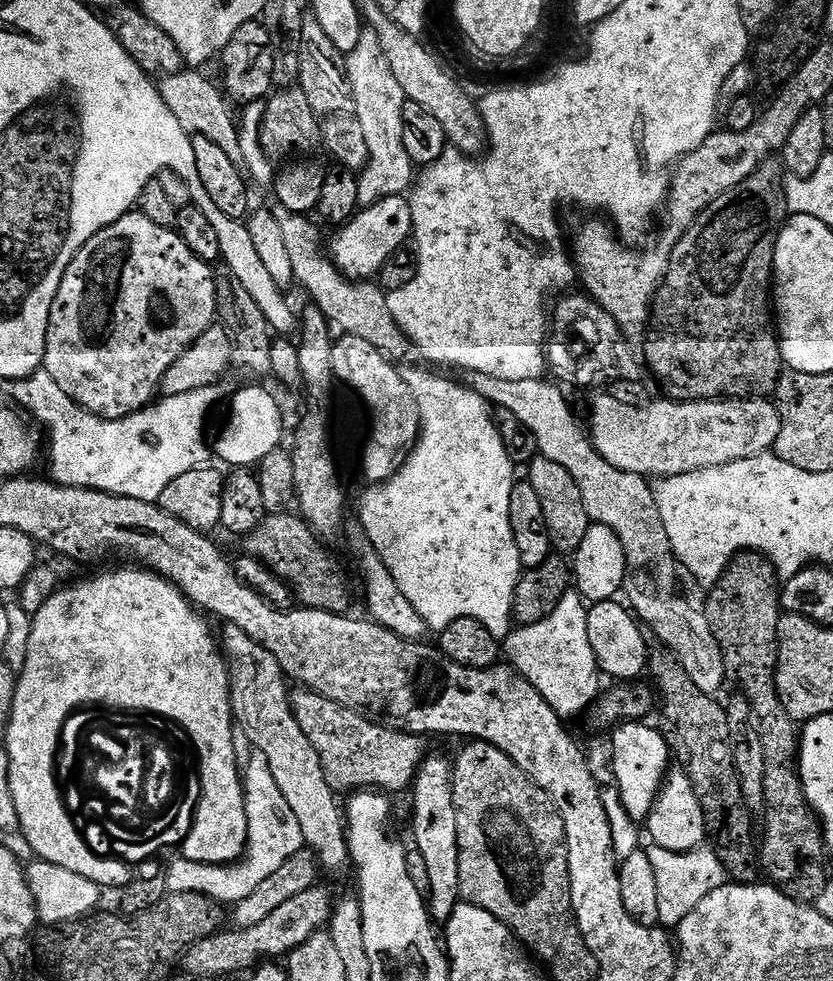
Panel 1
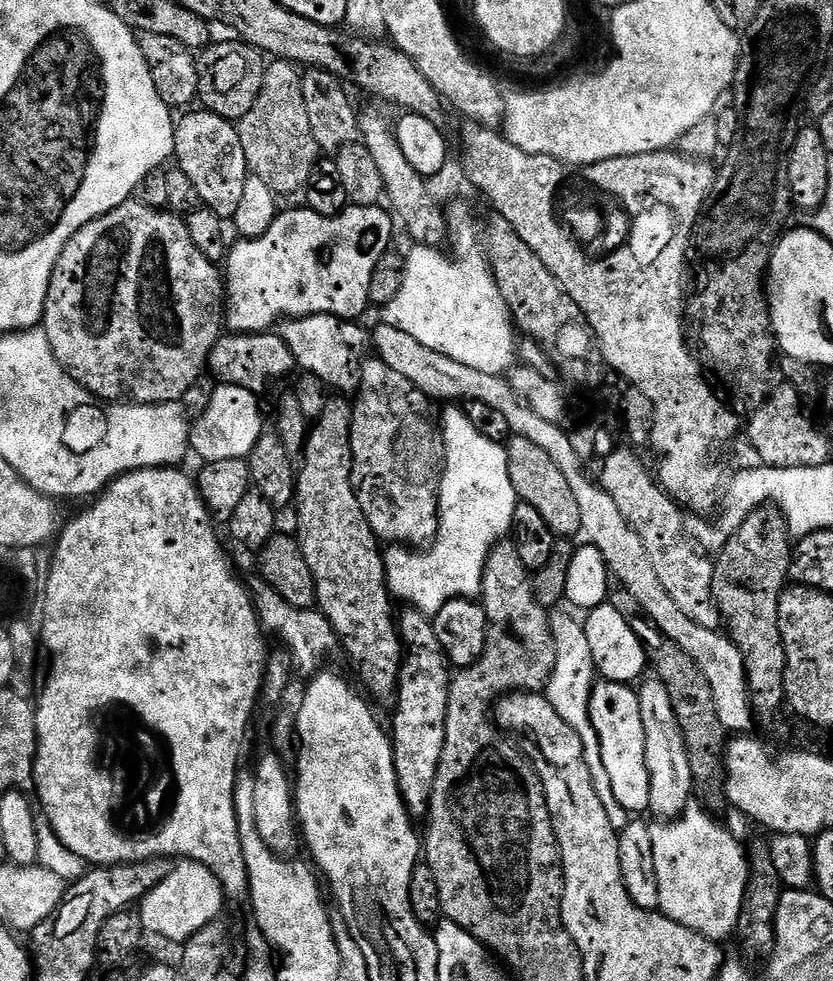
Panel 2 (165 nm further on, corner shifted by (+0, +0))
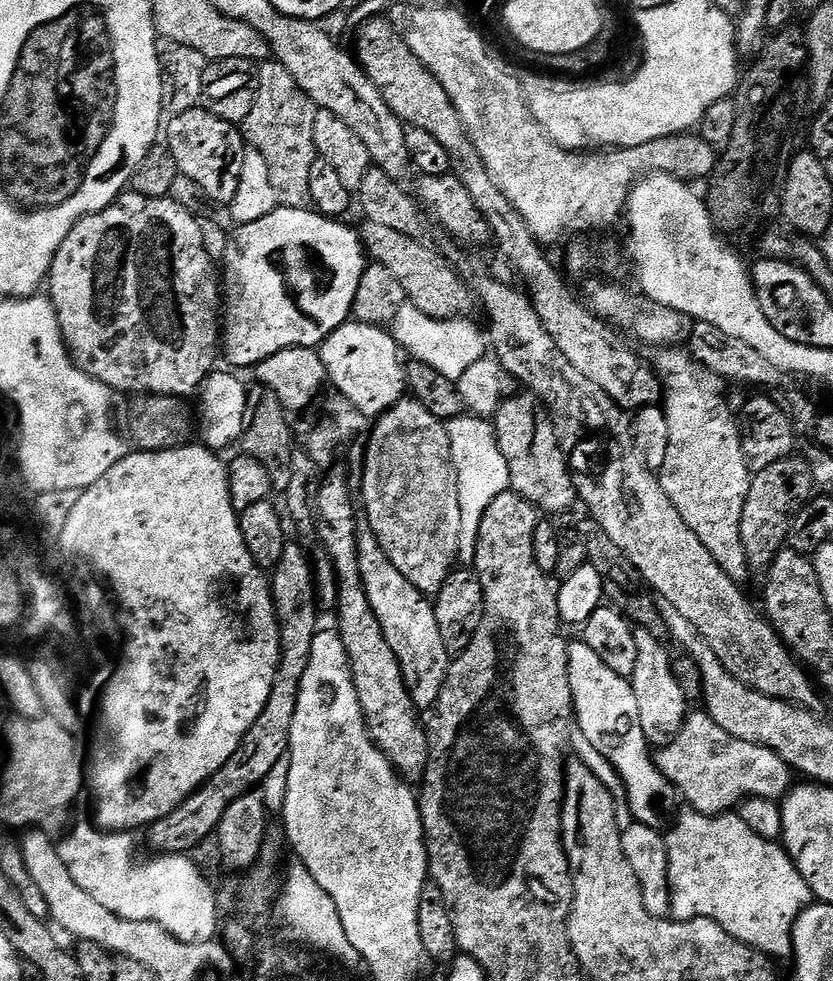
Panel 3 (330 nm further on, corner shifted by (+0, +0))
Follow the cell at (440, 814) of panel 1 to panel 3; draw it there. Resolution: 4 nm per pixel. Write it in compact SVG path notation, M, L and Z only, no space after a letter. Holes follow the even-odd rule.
M367 530L357 531L356 541L358 542L358 570L362 570L362 584L366 590L366 596L370 598L370 606L382 626L382 634L386 638L390 650L394 650L394 654L398 658L402 678L406 682L406 690L418 710L435 709L438 698L442 694L442 686L448 677L450 654L442 642L442 633L438 631L438 618L433 601L425 593L419 592L404 577L402 570L398 570L398 566L394 566L394 562L390 562L390 558L386 558L386 550L382 550L374 533Z

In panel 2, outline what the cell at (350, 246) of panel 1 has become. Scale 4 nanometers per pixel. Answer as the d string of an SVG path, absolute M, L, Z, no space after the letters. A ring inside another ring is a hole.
M349 206L340 213L339 216L324 216L309 208L302 210L281 211L271 224L266 234L258 237L242 238L234 246L231 245L224 262L225 281L225 325L231 333L252 333L269 331L280 319L283 318L305 318L310 315L326 314L336 316L340 320L355 321L356 316L363 314L370 308L368 295L370 294L370 278L374 278L374 266L378 266L378 258L386 254L393 247L392 244L392 224L394 220L387 211L383 212L383 207L357 208Z

